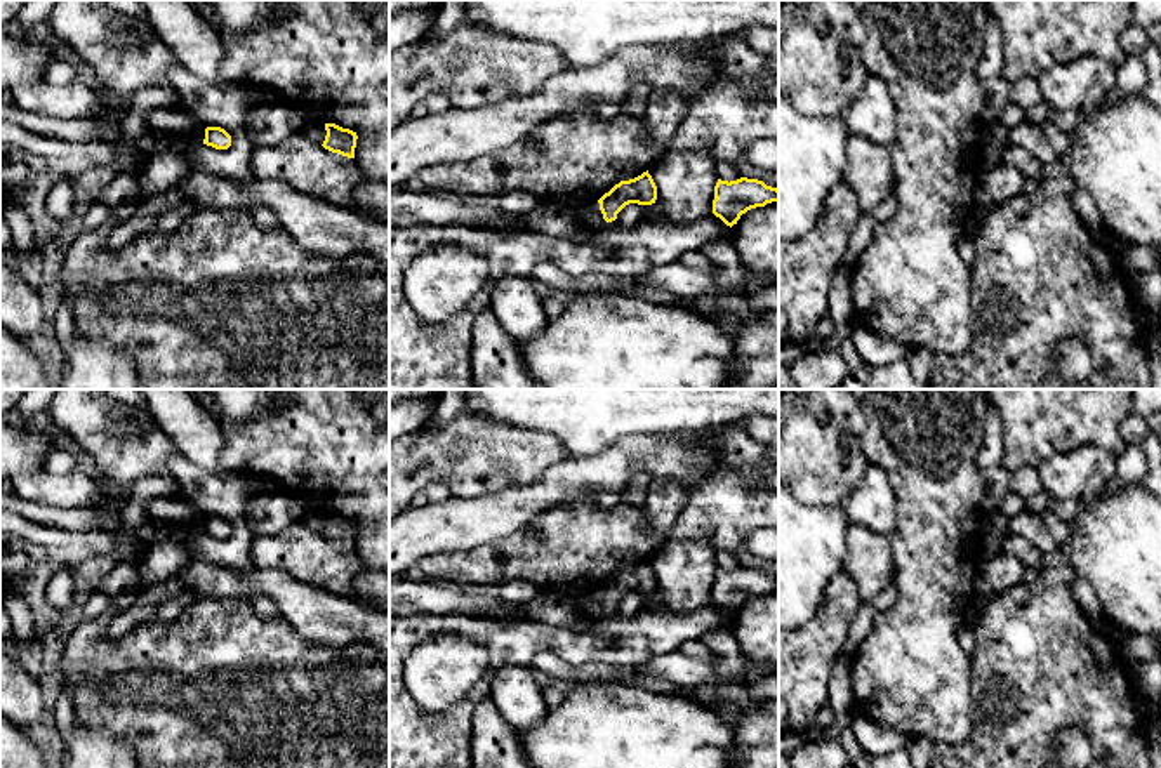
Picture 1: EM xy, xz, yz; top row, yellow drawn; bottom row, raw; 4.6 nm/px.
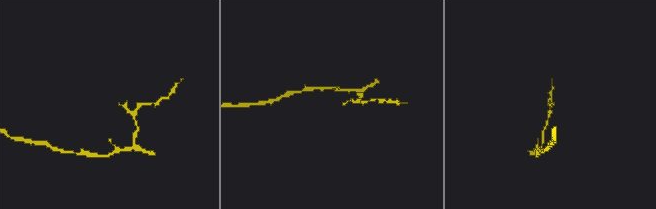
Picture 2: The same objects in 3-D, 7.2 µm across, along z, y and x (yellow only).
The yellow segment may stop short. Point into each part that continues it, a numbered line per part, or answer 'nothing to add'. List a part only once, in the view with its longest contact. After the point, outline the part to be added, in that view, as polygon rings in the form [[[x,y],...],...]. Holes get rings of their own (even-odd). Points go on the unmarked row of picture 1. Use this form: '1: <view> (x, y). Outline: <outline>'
nothing to add

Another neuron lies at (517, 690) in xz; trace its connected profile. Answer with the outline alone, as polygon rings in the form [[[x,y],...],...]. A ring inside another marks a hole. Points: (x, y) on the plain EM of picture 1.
[[[506,665],[492,681],[490,698],[514,732],[528,732],[547,712],[542,688],[544,679],[532,667]]]

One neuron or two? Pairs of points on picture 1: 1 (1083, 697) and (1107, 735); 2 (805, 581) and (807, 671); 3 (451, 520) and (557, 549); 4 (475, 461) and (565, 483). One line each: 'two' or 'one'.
1: one
2: two
3: two
4: two

